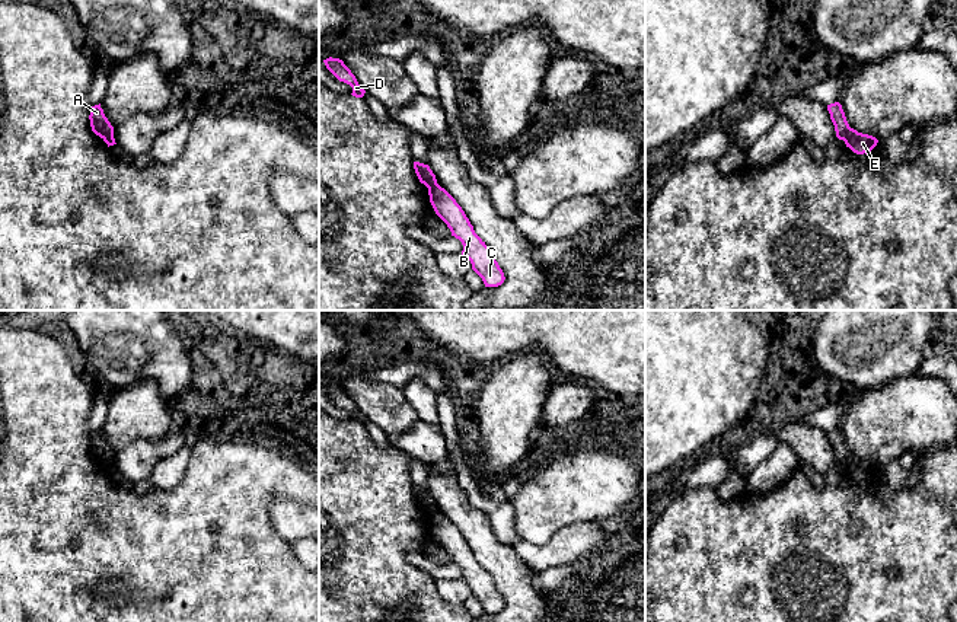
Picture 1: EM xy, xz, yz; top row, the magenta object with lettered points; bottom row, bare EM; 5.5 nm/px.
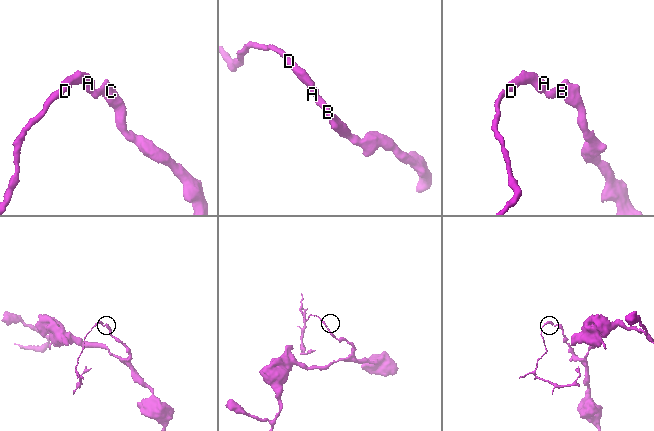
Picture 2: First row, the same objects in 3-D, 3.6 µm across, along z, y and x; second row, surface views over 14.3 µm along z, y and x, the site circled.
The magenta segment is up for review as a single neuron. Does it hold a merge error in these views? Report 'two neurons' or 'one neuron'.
two neurons

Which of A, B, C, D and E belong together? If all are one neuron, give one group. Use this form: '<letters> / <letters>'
A D / B C E

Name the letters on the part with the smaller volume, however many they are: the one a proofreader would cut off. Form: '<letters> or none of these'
A, D

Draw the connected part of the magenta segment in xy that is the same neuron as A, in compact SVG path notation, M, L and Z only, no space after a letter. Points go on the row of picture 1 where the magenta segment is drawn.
M101 103L90 108L89 119L90 119L92 131L101 138L105 138L109 133L114 131L114 127L105 117Z

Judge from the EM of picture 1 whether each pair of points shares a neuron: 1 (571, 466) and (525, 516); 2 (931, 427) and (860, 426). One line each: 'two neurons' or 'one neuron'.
1: one neuron
2: one neuron

